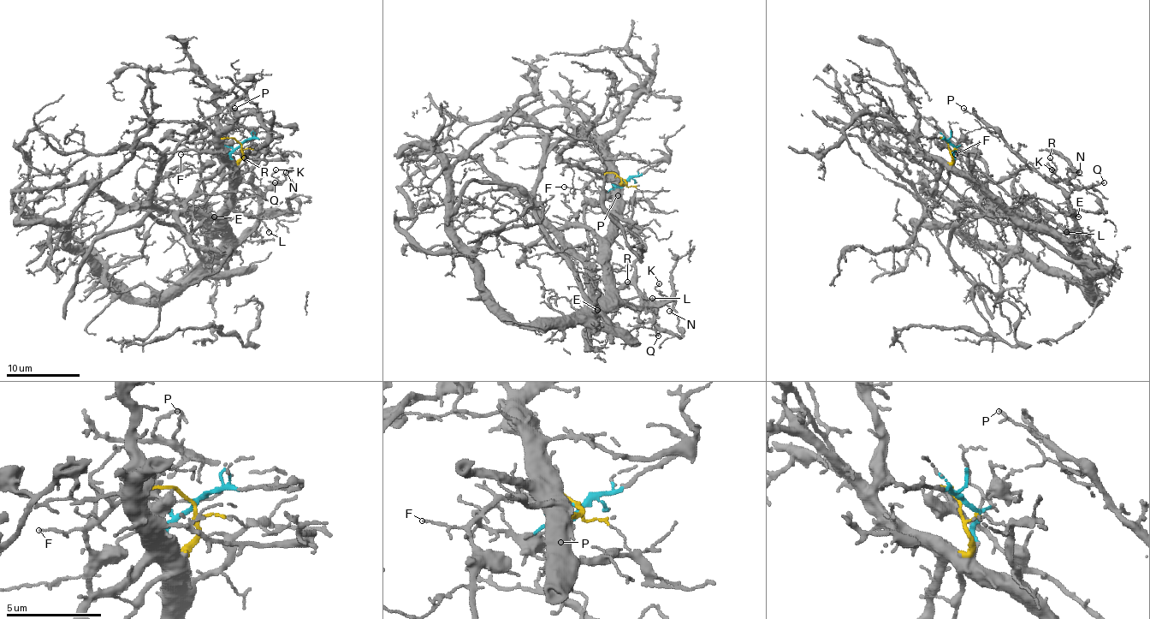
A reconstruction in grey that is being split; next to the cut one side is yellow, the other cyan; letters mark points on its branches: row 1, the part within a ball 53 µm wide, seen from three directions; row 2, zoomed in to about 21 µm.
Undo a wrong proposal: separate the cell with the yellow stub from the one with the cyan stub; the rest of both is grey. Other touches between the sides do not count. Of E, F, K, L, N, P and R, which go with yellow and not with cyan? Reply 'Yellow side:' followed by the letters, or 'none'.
Yellow side: F

